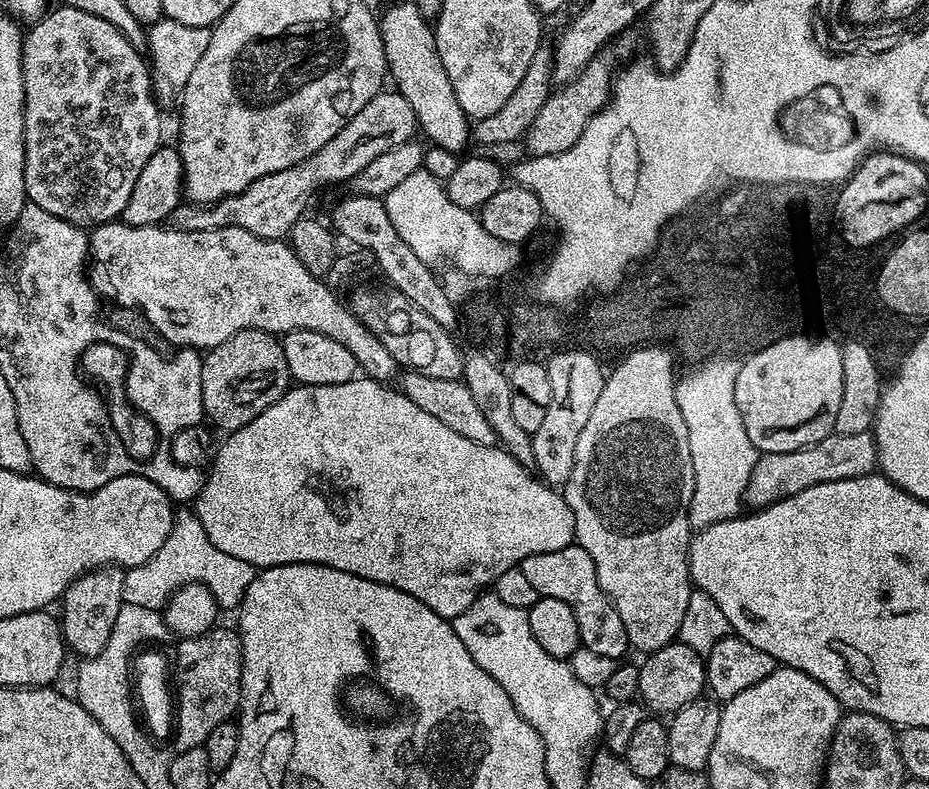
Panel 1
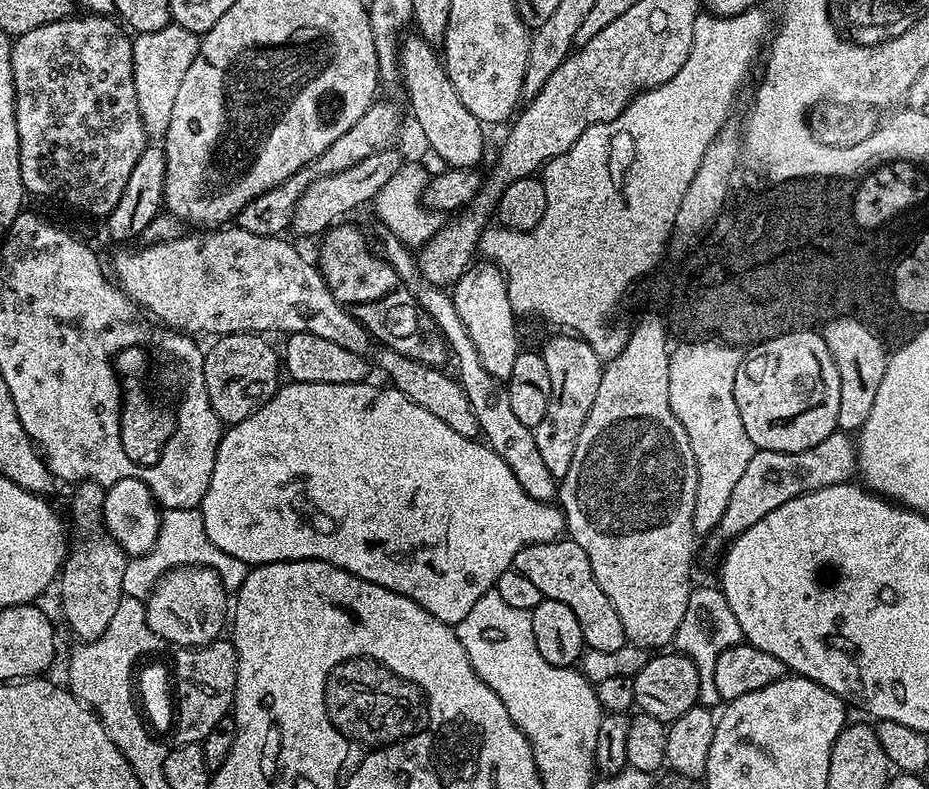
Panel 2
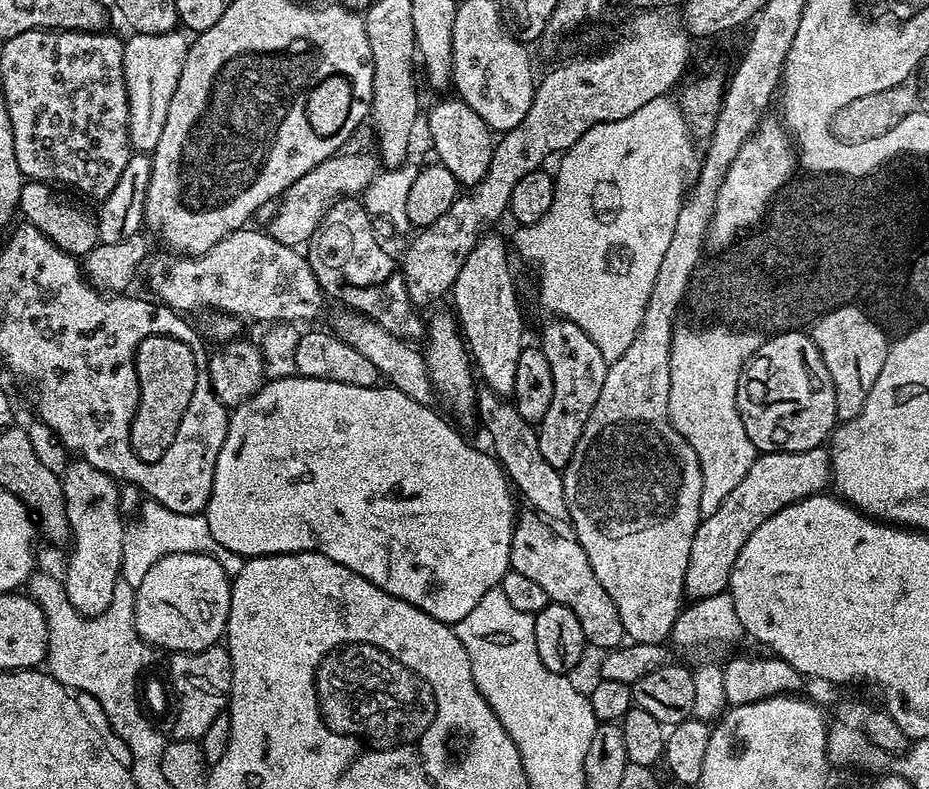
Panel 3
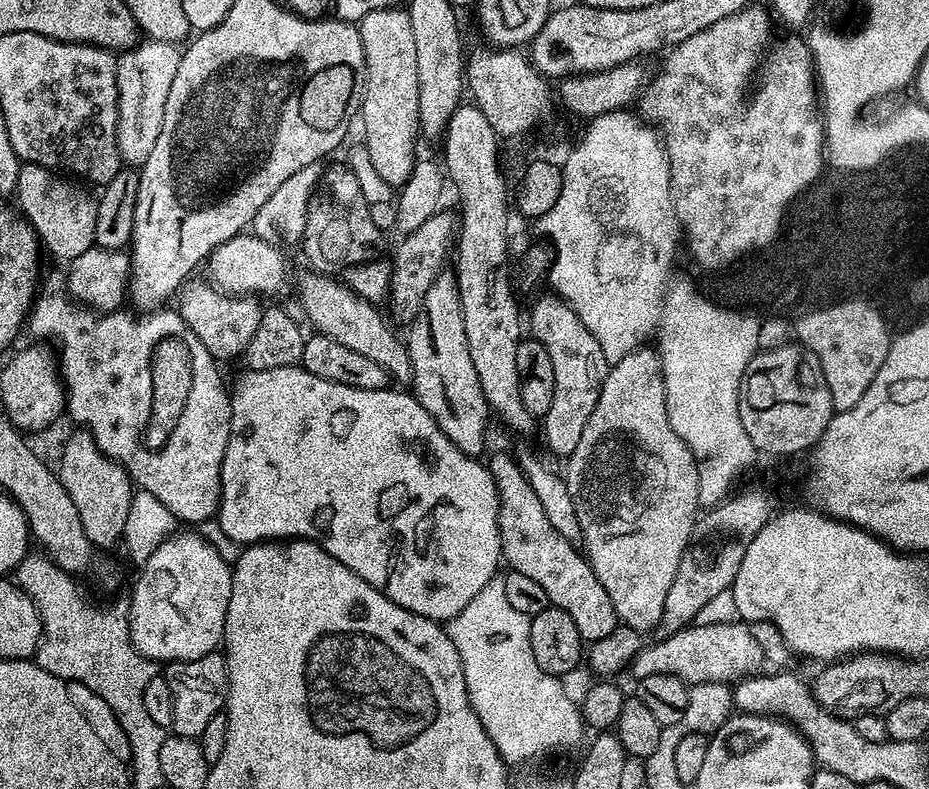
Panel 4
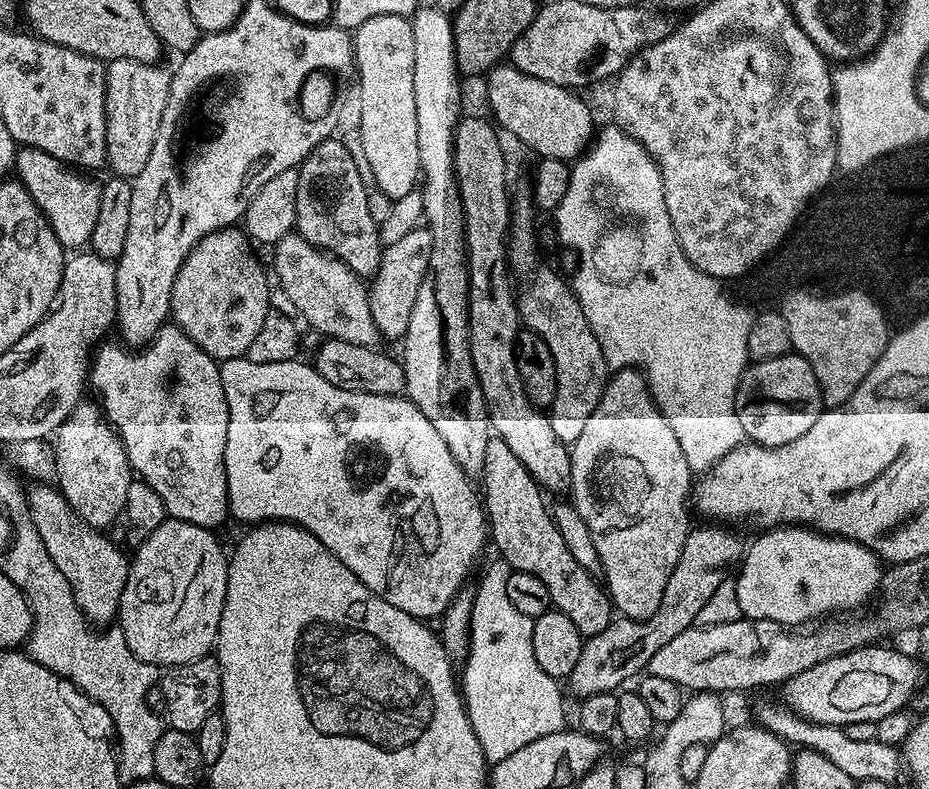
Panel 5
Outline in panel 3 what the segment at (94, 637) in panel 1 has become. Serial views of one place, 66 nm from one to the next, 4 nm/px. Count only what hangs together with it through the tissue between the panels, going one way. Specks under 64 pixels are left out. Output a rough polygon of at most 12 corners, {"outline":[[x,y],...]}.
{"outline":[[83,458],[62,472],[64,593],[100,618],[118,599],[121,485]]}

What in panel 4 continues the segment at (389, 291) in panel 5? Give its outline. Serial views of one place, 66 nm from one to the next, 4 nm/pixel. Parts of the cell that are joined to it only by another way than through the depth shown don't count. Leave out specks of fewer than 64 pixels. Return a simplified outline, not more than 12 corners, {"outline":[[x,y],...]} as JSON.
{"outline":[[441,210],[394,252],[393,321],[416,319],[449,263],[457,228]]}

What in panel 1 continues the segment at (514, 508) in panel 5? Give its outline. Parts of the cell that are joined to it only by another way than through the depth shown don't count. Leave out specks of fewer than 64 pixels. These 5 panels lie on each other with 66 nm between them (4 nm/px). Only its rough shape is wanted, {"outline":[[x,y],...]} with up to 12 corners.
{"outline":[[574,542],[519,568],[541,597],[574,610],[582,647],[614,661],[630,645]]}

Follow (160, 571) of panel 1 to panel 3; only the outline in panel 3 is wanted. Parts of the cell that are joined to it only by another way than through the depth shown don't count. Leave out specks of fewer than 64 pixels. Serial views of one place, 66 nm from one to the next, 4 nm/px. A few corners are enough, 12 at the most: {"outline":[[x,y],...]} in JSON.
{"outline":[[145,499],[124,526],[120,567],[135,590],[166,555],[209,555],[232,578],[245,557],[207,515]]}

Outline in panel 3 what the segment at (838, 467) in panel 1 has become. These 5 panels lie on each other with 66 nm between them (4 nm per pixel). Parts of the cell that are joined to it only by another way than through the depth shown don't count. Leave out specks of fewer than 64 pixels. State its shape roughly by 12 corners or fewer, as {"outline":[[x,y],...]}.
{"outline":[[827,447],[757,455],[690,542],[689,601],[729,591],[746,538],[829,487]]}

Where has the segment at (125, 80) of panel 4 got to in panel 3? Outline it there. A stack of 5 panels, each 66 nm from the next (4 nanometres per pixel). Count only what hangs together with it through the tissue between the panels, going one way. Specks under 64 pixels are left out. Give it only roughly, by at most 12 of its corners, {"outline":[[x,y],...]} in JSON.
{"outline":[[180,30],[124,40],[128,138],[162,138],[190,40]]}

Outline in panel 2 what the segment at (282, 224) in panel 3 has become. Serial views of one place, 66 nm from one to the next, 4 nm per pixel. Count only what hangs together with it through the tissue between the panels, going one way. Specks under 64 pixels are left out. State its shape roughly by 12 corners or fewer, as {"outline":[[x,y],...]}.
{"outline":[[395,147],[306,186],[291,231],[316,236],[371,205],[398,174]]}

